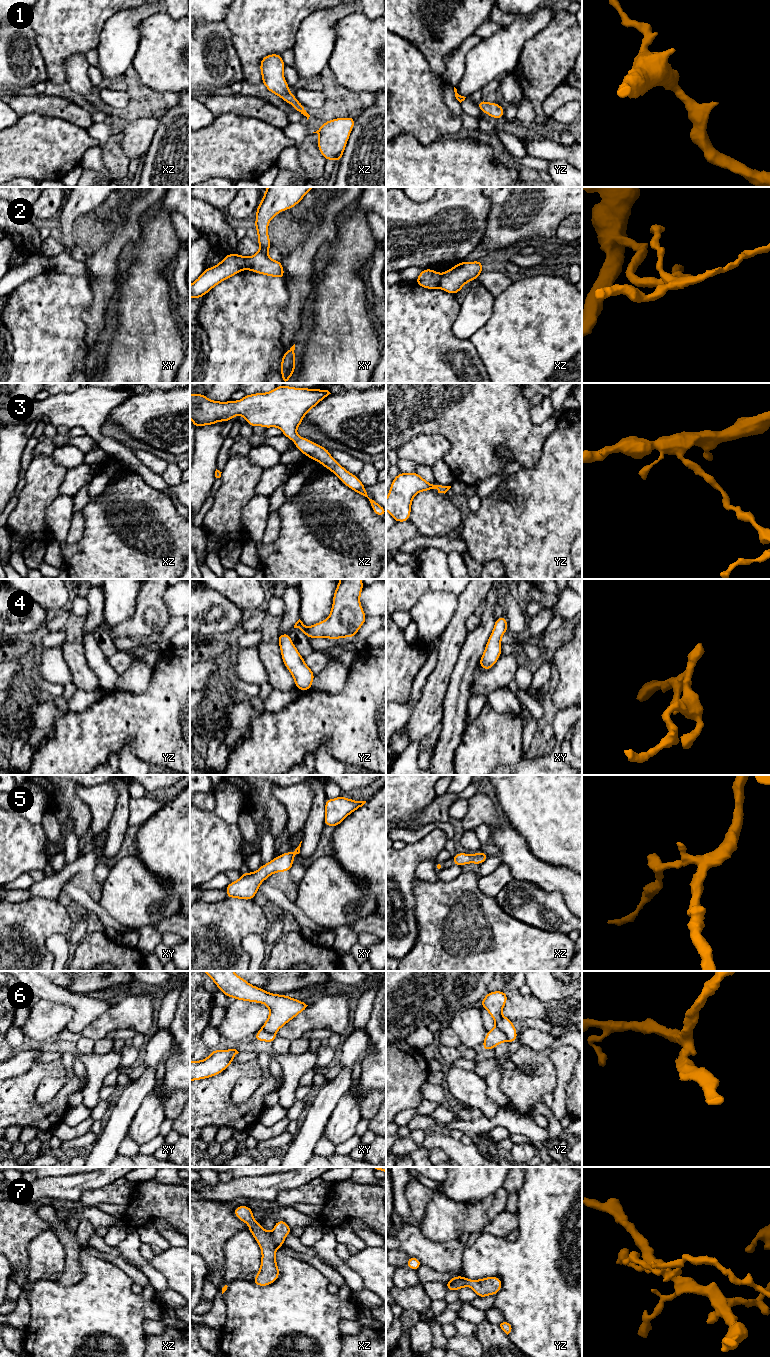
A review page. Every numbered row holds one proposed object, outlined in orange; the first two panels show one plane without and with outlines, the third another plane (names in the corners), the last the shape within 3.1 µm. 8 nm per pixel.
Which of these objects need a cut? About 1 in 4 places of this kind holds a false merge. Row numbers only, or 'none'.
2, 6, 7

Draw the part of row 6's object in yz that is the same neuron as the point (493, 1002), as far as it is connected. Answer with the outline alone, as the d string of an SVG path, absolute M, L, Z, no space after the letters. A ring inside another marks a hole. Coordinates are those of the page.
M502 991L488 992L481 1001L480 1006L484 1007L492 1016L495 1026L499 1028L507 1037L509 1043L517 1041L517 1031L513 1022L502 1015L502 1009L508 998L507 993Z

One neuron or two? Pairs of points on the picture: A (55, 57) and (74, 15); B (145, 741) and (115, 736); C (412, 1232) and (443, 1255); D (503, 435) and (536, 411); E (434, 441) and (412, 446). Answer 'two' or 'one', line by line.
A: one
B: one
C: one
D: two
E: one

